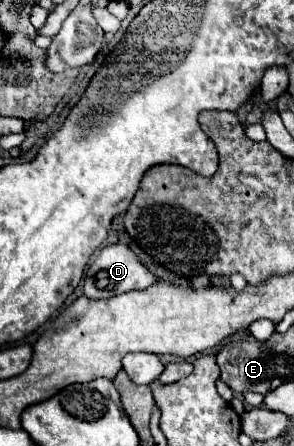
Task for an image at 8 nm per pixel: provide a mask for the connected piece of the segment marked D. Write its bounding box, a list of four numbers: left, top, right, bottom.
[84,244,158,298]

